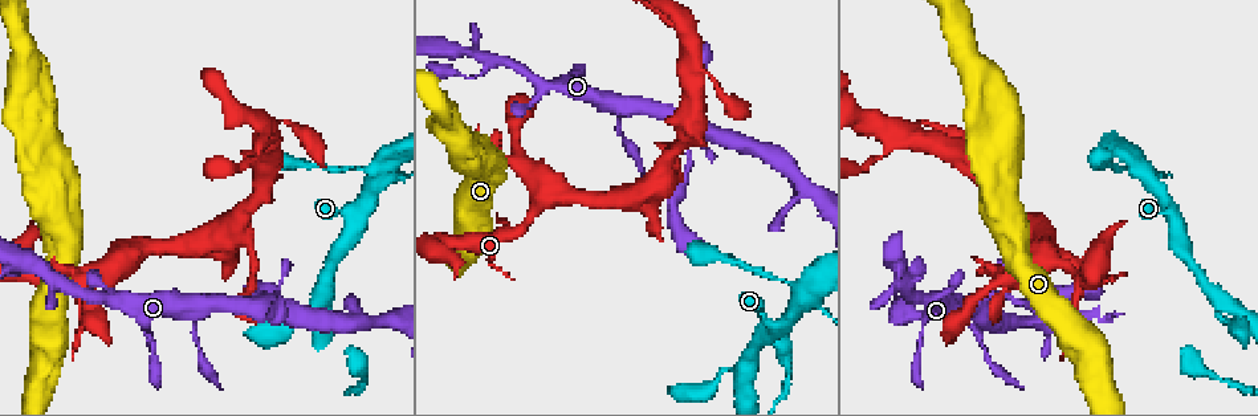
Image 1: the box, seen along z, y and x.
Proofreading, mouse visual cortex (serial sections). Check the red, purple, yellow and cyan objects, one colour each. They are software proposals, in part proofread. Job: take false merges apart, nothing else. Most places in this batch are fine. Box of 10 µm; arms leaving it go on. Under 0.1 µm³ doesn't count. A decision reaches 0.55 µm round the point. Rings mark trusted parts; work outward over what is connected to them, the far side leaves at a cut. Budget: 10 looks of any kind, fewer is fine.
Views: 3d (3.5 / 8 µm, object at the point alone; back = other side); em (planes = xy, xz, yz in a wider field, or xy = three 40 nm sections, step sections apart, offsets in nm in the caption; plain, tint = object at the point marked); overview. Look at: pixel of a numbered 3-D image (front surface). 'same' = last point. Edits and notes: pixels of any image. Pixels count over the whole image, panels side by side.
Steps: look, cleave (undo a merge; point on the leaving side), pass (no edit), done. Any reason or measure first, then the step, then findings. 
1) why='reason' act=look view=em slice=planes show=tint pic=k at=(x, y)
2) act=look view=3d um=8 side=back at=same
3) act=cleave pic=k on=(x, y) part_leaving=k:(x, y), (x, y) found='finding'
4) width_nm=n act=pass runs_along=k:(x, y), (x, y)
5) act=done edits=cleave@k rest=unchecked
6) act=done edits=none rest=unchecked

why='four or more arms meet' act=look view=3d um=8 pic=1 at=(266, 304)

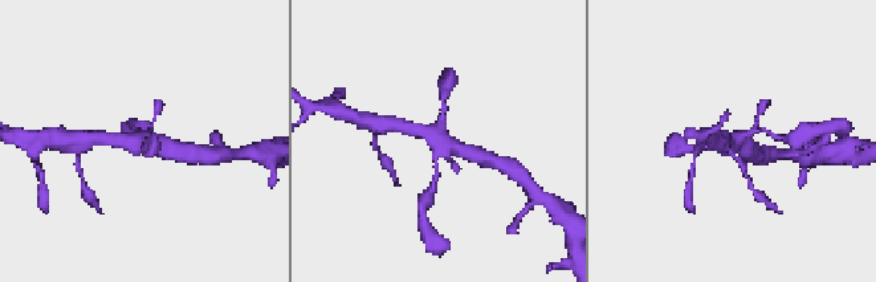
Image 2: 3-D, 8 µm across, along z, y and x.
act=look view=3d um=3.5 at=same

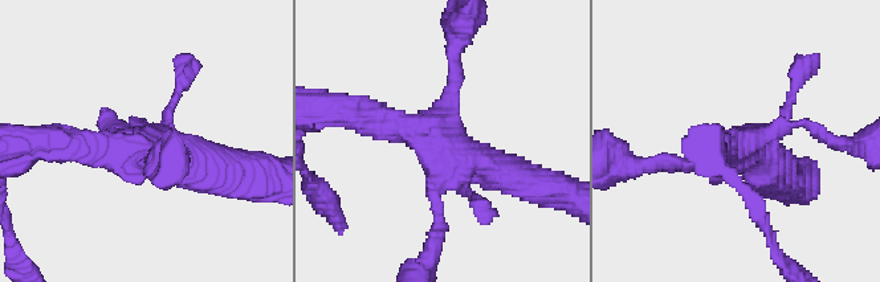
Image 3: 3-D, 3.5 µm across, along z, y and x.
act=look view=em slice=xy step=2 show=tint pic=3 at=(444, 148)

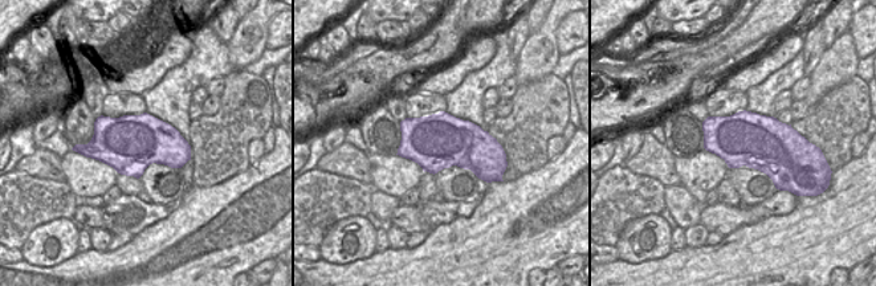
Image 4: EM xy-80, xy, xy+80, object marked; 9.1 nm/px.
width_nm=500 act=pass runs_along=3:(363, 114), (522, 179) found='all the same cell'

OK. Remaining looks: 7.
why='four-way junction' act=look view=3d um=3.5 pic=1 at=(374, 169)

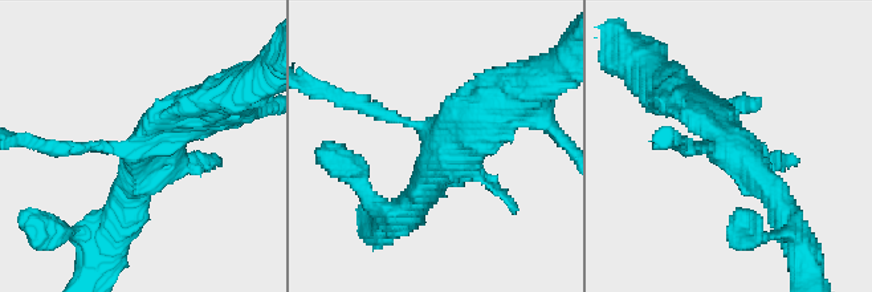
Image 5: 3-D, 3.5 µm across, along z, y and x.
arms=4 arm_widths_nm=150,200,350,450 act=look view=em slice=xy step=2 show=tint pic=5 at=(740, 153)

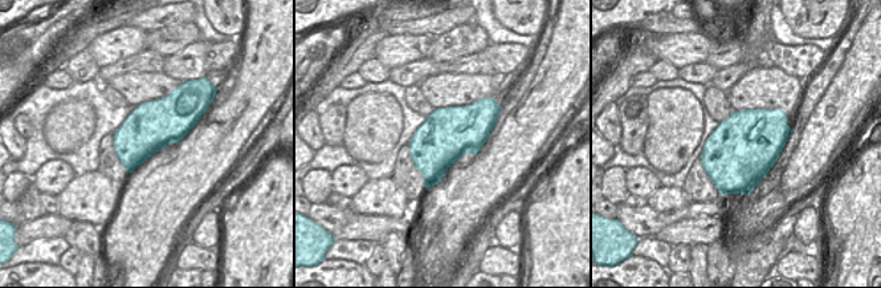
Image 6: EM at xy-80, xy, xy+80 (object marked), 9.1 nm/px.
act=pass runs_along=5:(789, 219), (734, 141), (697, 109) found='all the same cell'

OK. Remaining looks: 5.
why='a fork' act=look view=3d um=3.5 side=back pic=1 at=(1220, 302)

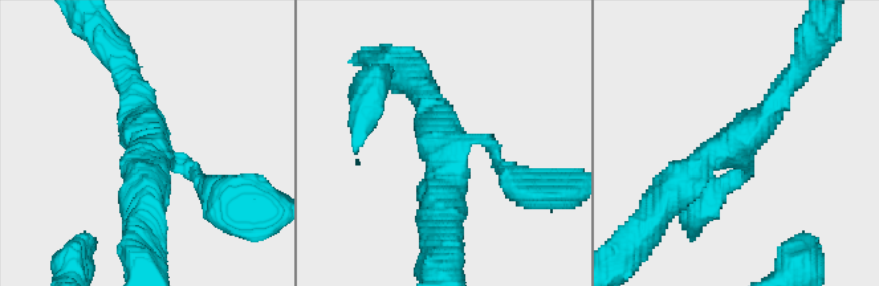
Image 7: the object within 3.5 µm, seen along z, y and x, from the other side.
arms=3 arm_widths_nm=200,300,400 act=look view=em slice=xy step=1 show=tint pic=7 at=(445, 148)

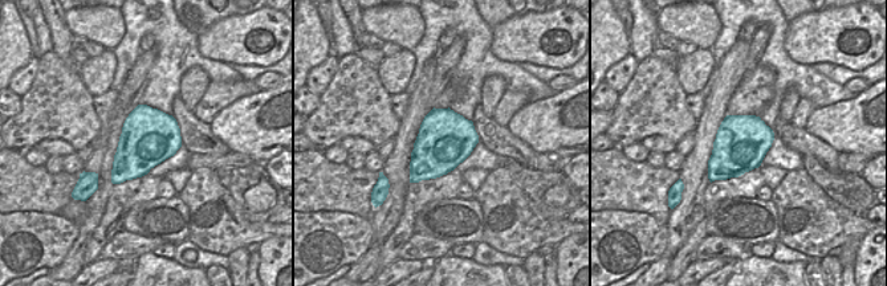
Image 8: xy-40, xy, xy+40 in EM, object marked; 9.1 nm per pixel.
act=pass found='one cell here'

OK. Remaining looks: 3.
why='looks like a crossing' act=look view=3d um=8 pic=1 at=(693, 67)

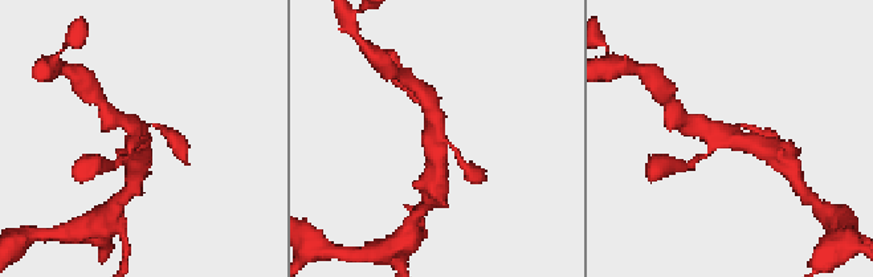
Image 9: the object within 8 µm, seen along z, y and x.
arms=4 arm_widths_nm=150,200,500,500 act=look view=em slice=xy step=3 show=tint at=same

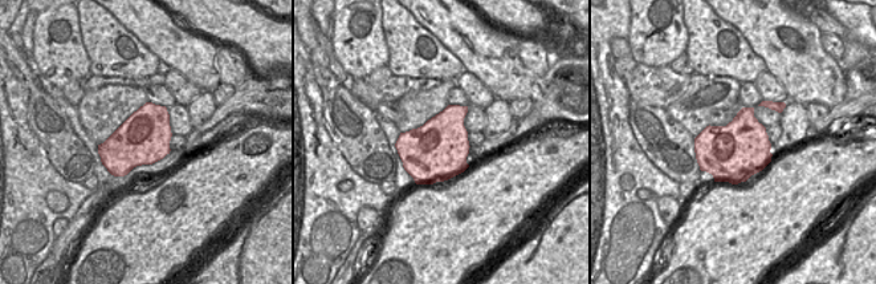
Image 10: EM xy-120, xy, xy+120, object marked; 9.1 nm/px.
act=pass runs_along=9:(767, 149), (706, 127), (697, 127) found='continuous, no second cell'

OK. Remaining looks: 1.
act=done edits=none rest=unchecked

